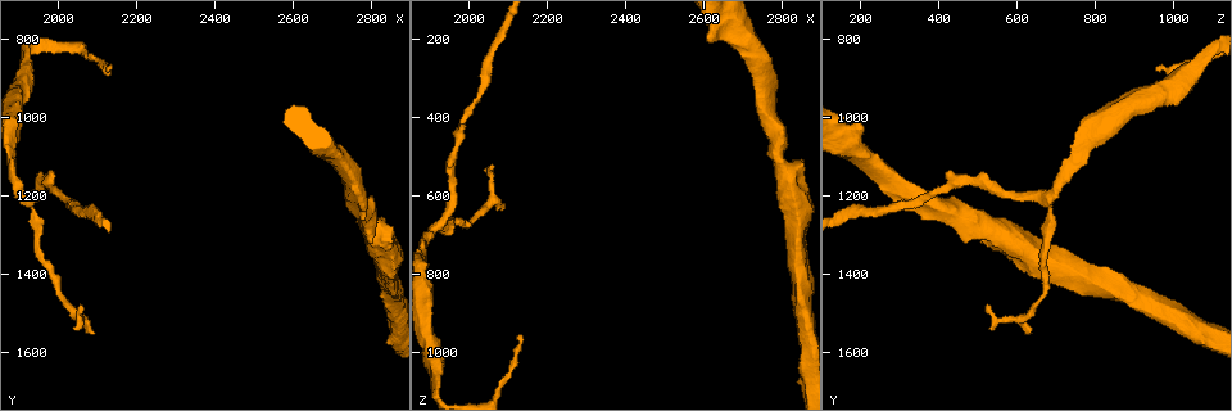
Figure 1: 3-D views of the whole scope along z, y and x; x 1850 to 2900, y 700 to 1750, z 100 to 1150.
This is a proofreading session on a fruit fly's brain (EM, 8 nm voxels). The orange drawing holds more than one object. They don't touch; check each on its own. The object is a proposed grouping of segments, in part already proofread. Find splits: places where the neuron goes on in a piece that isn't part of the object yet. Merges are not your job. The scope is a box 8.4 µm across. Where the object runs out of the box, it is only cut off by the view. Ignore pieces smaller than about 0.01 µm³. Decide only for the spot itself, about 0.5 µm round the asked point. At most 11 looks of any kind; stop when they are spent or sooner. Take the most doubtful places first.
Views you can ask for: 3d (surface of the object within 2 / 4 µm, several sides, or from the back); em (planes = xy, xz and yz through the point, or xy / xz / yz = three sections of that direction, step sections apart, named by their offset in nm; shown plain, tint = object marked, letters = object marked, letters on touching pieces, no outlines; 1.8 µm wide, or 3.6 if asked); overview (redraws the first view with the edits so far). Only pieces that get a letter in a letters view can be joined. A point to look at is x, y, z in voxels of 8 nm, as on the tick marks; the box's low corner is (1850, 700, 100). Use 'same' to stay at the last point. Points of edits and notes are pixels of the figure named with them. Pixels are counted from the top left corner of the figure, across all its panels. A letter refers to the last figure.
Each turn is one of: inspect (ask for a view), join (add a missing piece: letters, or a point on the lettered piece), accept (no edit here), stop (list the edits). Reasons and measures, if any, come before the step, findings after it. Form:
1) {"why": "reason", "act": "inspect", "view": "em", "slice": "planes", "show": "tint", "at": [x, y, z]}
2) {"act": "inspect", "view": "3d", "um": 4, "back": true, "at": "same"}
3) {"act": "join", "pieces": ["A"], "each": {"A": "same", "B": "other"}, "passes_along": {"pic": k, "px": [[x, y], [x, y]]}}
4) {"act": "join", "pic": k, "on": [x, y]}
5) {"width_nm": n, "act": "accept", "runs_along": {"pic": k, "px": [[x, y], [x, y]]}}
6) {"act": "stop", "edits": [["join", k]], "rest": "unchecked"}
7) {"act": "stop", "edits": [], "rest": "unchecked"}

{"why": "branch stops here", "act": "inspect", "view": "em", "slice": "planes", "show": "letters", "at": [2060, 1490, 525]}

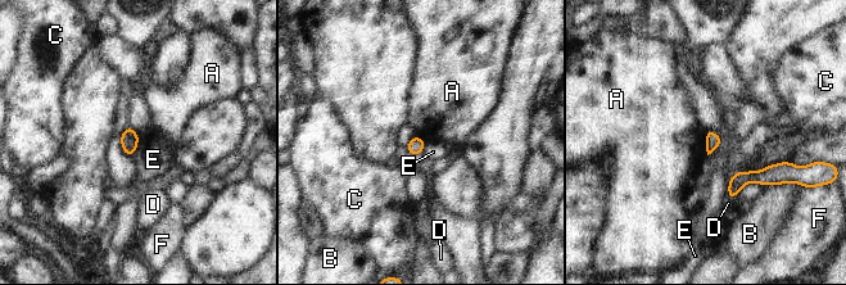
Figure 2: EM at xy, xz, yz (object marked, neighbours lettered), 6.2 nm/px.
{"act": "accept", "each": {"A": "other", "B": "other", "C": "other", "D": "other", "E": "other", "F": "other"}, "border": {"pic": 2, "px": [[129, 125], [139, 139], [132, 157]]}, "found": "no lettered piece goes on from it"}

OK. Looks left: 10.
{"why": "long arm stops here", "act": "inspect", "view": "em", "um": 3.6, "slice": "planes", "show": "letters", "at": [2130, 880, 950]}

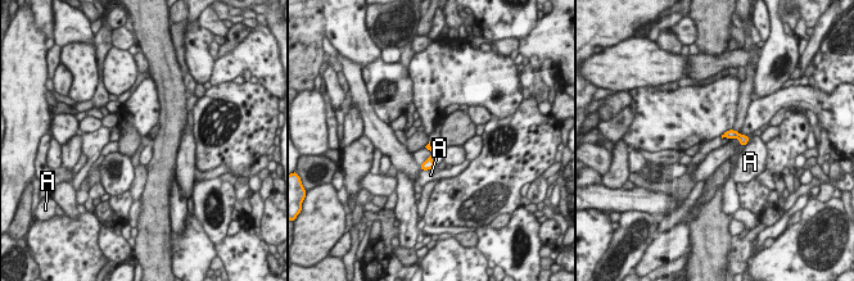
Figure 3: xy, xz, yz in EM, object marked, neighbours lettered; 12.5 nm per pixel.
{"act": "accept", "each": {"A": "other"}, "border": {"pic": 3, "px": [[421, 168], [433, 170]]}, "found": "none of them fits"}

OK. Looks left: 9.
{"act": "inspect", "view": "3d", "um": 2, "at": [2610, 1025, 200]}

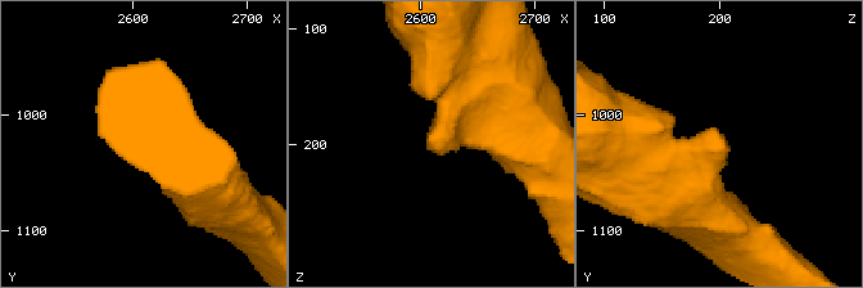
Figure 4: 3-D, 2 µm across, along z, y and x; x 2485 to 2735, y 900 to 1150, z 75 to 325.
{"act": "inspect", "view": "em", "um": 3.6, "slice": "planes", "show": "letters", "at": [2608, 1022, 206]}

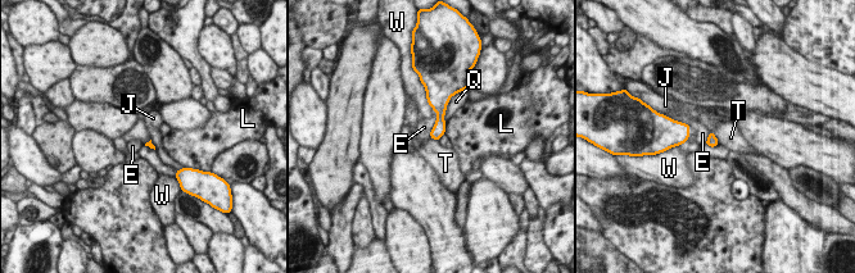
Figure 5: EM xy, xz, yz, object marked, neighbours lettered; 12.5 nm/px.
{"longest_contact_nm": ["Q", 340], "act": "accept", "each": {"E": "other", "J": "other", "L": "other", "Q": "other", "T": "other", "W": "other"}, "found": "no lettered piece goes on from it"}

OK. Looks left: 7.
{"why": "three arms meet", "act": "inspect", "view": "3d", "um": 2, "at": [1920, 1205, 675]}

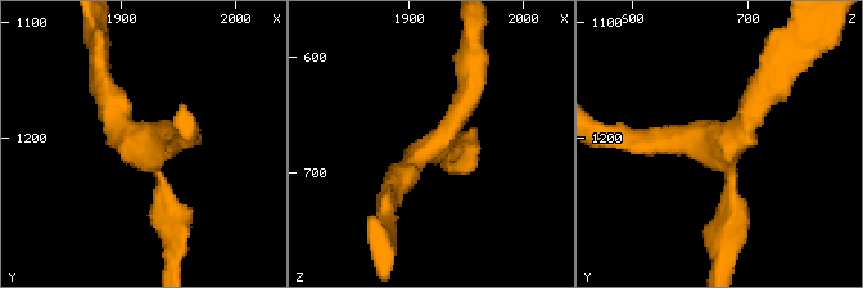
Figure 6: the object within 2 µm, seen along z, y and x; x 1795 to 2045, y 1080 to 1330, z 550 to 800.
{"arms": 3, "arm_widths_nm": [190, 190, 190], "why": "shape alone is not enough", "act": "inspect", "view": "em", "slice": "planes", "show": "letters", "at": [1918, 1204, 678]}

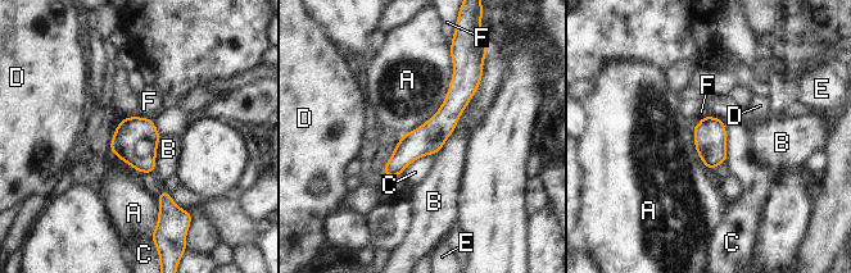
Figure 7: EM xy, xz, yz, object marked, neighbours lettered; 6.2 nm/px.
{"longest_contact_nm": ["A", 600], "act": "accept", "each": {"A": "other", "B": "other", "C": "other", "D": "other", "E": "other", "F": "other"}, "found": "none of them fits"}

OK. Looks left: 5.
{"act": "stop", "edits": [], "rest": "unchecked"}

